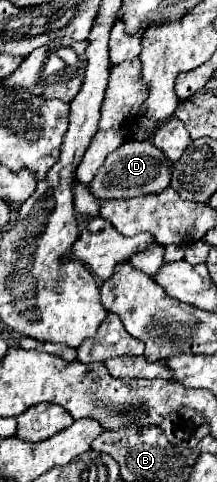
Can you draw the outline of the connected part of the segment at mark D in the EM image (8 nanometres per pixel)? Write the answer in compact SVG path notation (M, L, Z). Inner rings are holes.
M126 140L112 154L106 156L104 164L98 168L98 174L88 184L88 190L94 198L136 198L142 194L162 192L170 186L174 162L170 162L162 150L158 150L150 140Z

